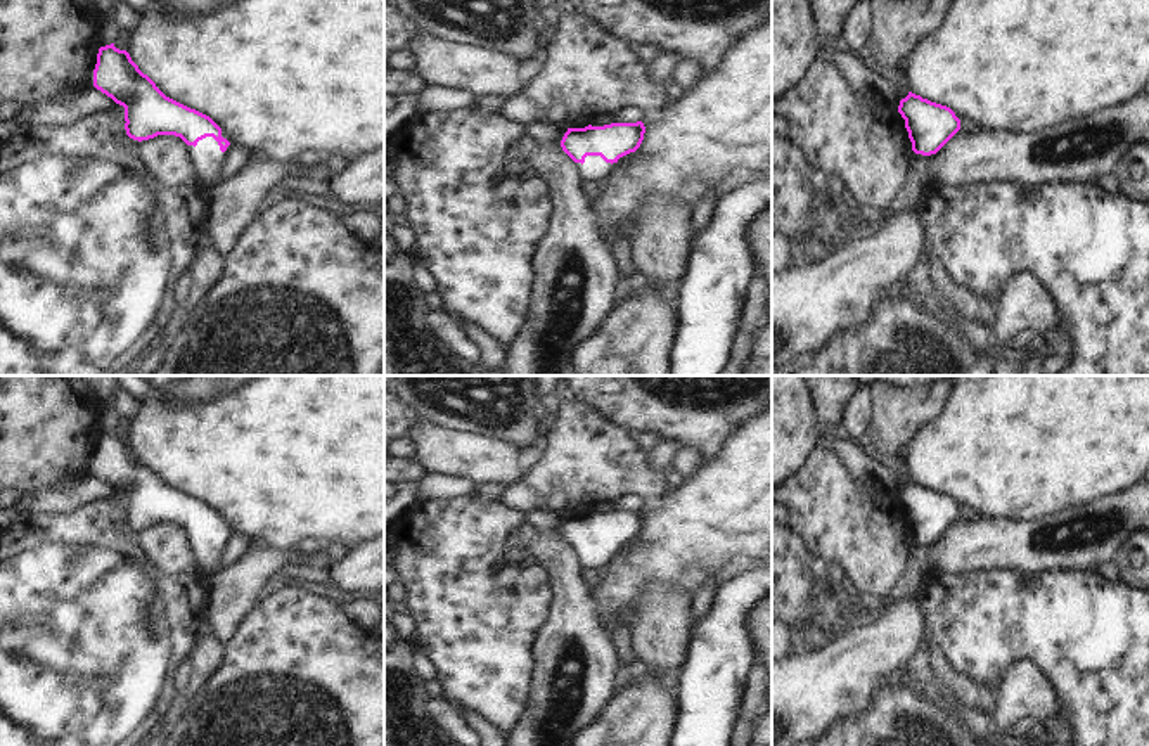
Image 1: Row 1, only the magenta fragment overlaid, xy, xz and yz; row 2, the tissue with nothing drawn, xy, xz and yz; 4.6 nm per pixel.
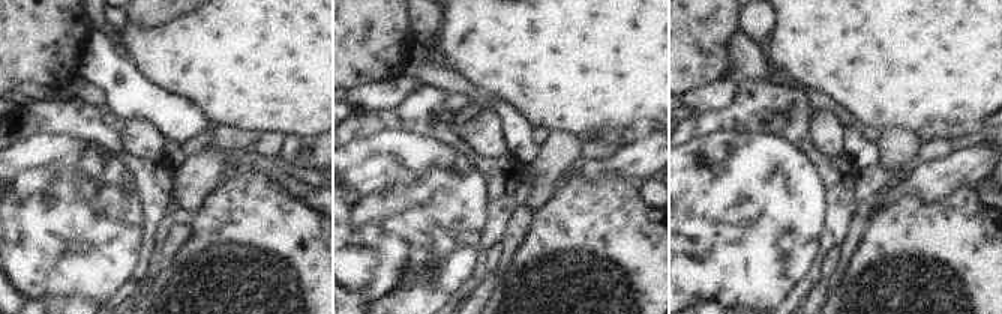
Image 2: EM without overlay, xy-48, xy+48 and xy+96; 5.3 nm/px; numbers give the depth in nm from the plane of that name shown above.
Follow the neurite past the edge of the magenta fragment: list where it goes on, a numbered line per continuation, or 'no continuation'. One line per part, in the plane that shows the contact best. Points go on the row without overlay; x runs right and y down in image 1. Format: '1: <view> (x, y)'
1: xy (208, 539).

